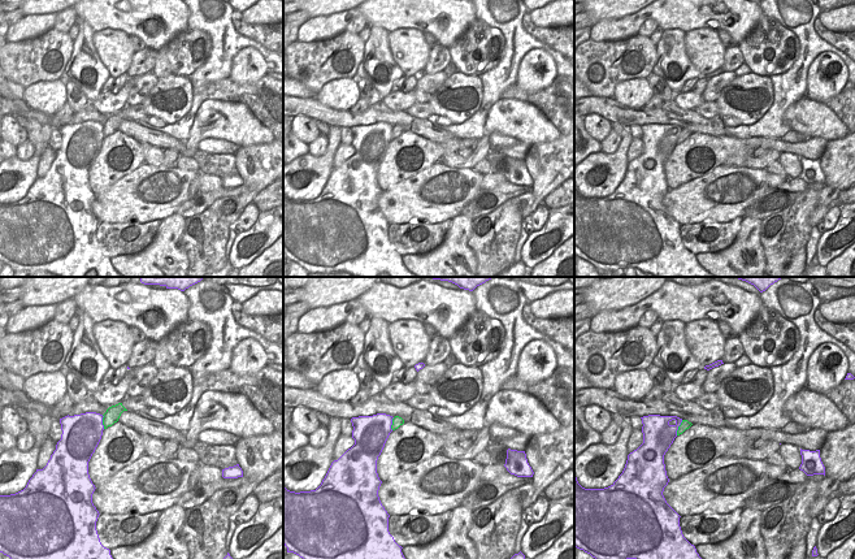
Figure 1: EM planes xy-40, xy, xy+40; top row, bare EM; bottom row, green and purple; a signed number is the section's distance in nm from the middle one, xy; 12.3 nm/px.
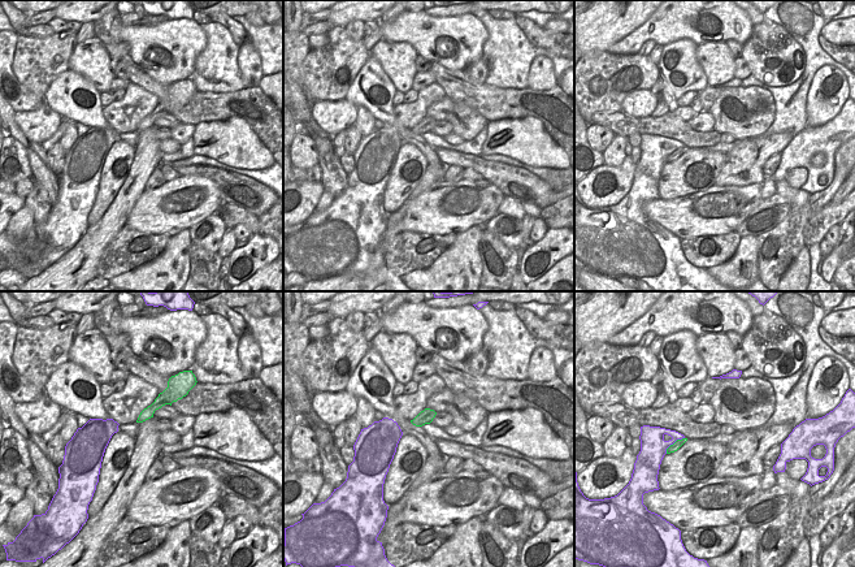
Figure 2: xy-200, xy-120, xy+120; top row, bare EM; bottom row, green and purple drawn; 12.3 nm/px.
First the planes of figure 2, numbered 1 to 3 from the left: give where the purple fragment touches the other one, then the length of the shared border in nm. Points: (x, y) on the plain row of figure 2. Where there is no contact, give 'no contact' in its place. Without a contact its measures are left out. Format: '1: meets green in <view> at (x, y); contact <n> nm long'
1: no contact
2: no contact
3: meets green in xy+120 at (675, 151); contact 320 nm long

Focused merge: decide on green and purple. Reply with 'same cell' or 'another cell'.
another cell

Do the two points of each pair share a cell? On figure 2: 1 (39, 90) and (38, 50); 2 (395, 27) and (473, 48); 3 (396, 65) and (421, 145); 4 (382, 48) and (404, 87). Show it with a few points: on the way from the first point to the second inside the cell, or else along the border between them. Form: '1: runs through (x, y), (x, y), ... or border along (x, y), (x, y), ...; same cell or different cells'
1: runs through (38, 79), (38, 60); same cell
2: runs through (416, 27), (424, 33), (456, 35); same cell
3: border along (380, 64), (396, 90); different cells
4: runs through (391, 57), (400, 66), (403, 78); same cell

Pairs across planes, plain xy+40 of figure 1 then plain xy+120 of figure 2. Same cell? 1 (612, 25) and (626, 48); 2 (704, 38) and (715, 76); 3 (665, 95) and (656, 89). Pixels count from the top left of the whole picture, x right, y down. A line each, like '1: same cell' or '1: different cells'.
1: same cell
2: same cell
3: same cell

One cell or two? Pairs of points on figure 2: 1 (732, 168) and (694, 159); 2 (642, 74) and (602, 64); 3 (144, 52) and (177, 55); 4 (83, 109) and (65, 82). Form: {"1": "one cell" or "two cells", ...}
{"1": "two cells", "2": "one cell", "3": "one cell", "4": "one cell"}

